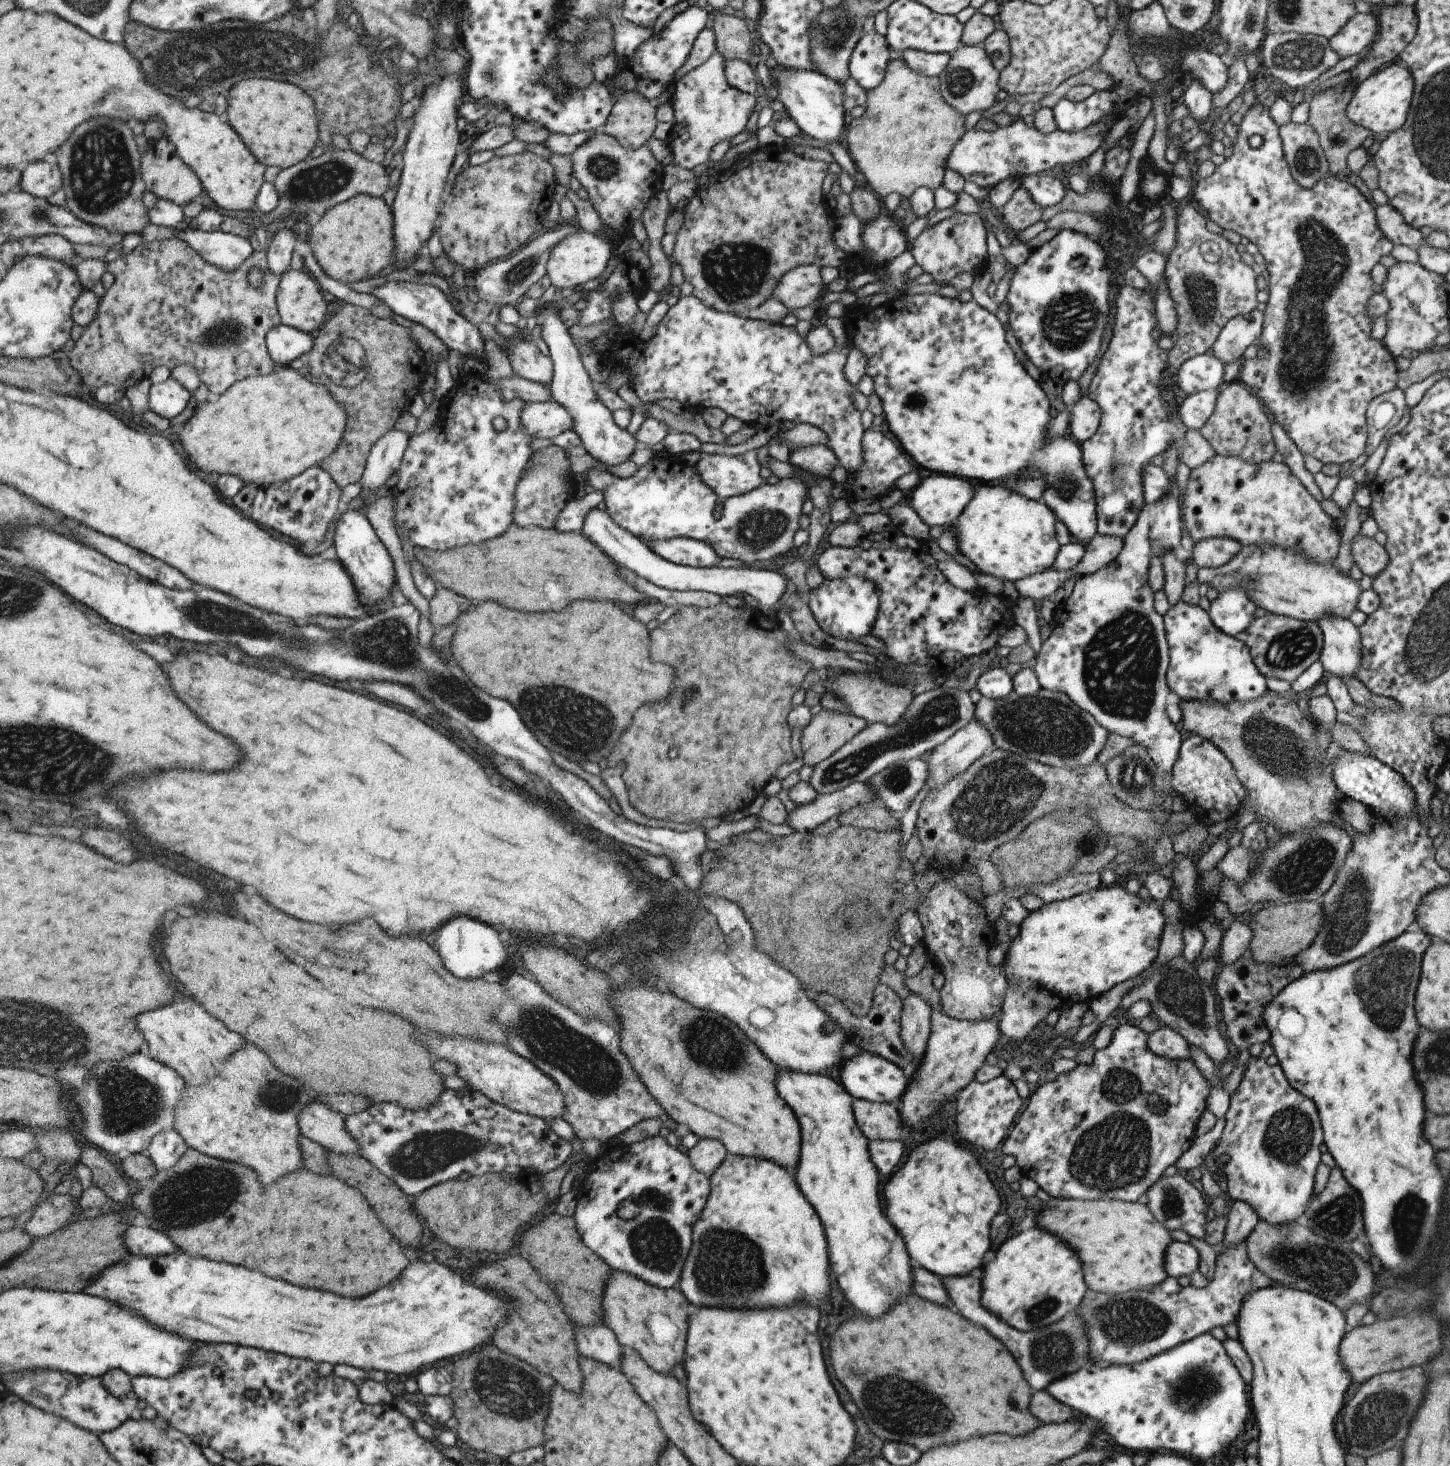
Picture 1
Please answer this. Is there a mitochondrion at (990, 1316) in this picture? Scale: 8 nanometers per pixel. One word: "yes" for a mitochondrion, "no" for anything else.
no

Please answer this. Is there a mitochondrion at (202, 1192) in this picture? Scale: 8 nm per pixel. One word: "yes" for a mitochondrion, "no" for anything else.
yes

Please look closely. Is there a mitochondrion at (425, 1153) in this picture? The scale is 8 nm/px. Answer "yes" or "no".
yes

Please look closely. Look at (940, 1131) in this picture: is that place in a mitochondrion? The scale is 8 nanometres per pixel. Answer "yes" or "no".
no

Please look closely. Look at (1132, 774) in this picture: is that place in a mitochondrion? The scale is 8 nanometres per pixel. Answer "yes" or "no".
yes

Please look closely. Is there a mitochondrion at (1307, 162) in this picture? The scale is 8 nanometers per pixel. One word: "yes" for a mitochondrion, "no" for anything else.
yes

